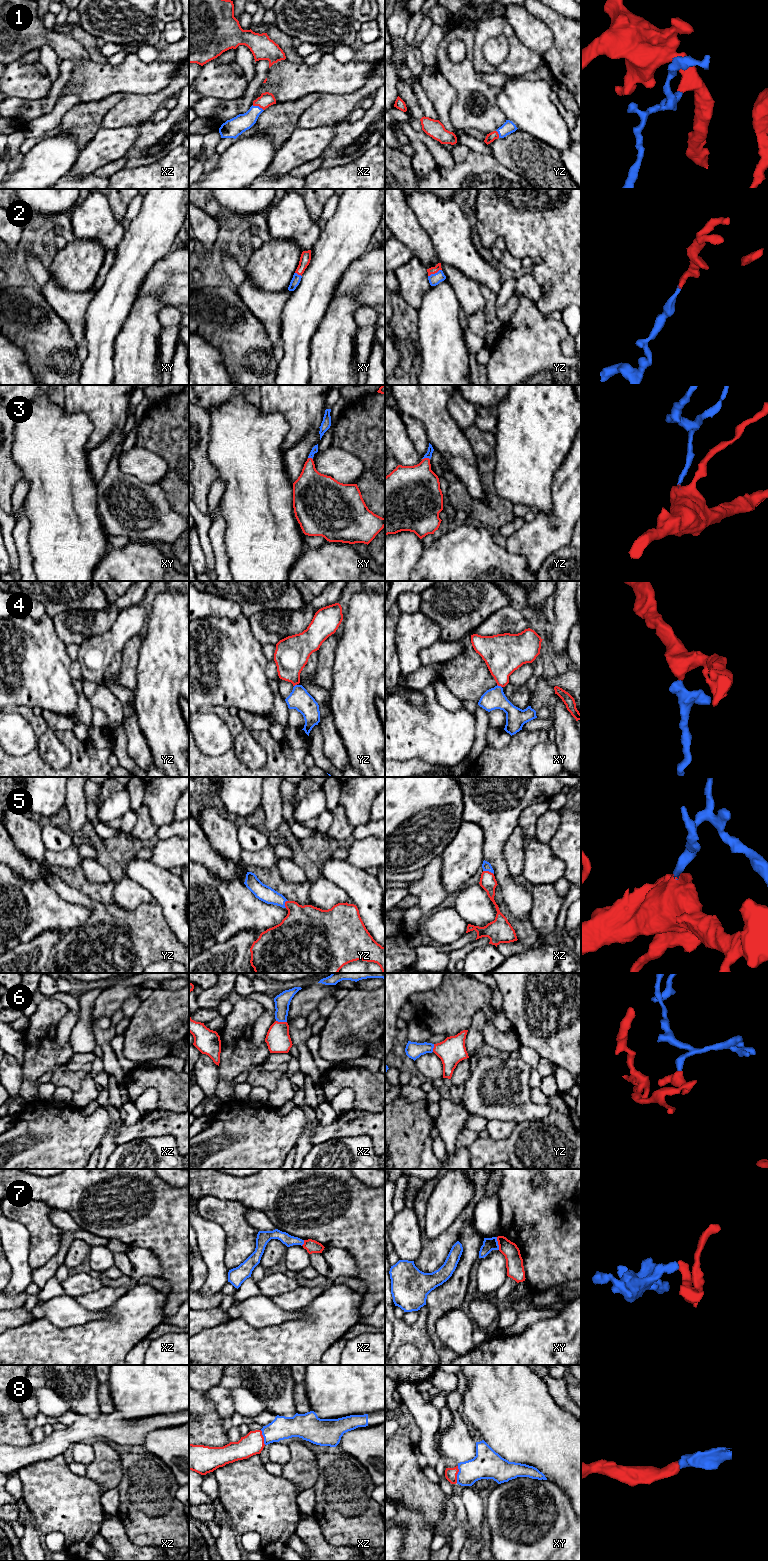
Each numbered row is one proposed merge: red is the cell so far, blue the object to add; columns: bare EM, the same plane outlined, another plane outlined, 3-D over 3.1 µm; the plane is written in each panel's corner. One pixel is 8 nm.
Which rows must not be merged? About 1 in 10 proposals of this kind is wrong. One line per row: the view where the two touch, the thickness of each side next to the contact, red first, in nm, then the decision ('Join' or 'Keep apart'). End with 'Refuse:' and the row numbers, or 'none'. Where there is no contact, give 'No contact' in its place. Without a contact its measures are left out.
1: Touches red in xz. Thickness 120 nm (red) against 150 nm. Join
2: Touches red in yz. Thickness 60 nm (red) against 100 nm. Join
3: Touches red in yz. Thickness 360 nm (red) against 50 nm. Join
4: Touches red in xy. Thickness 300 nm (red) against 170 nm. Join
5: Touches red in xz. Thickness 130 nm (red) against 70 nm. Join
6: Touches red in xz. Thickness 200 nm (red) against 130 nm. Join
7: Touches red in xy. Thickness 140 nm (red) against 110 nm. Keep apart
8: Touches red in xy. Thickness 100 nm (red) against 220 nm. Join
Refuse: 7

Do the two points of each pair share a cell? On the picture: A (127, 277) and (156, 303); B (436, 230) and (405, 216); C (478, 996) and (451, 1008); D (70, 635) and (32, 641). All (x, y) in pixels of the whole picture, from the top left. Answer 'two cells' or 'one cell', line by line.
A: one cell
B: two cells
C: one cell
D: two cells

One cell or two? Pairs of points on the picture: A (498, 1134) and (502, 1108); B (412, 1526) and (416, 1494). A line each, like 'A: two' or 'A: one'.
A: two
B: two

